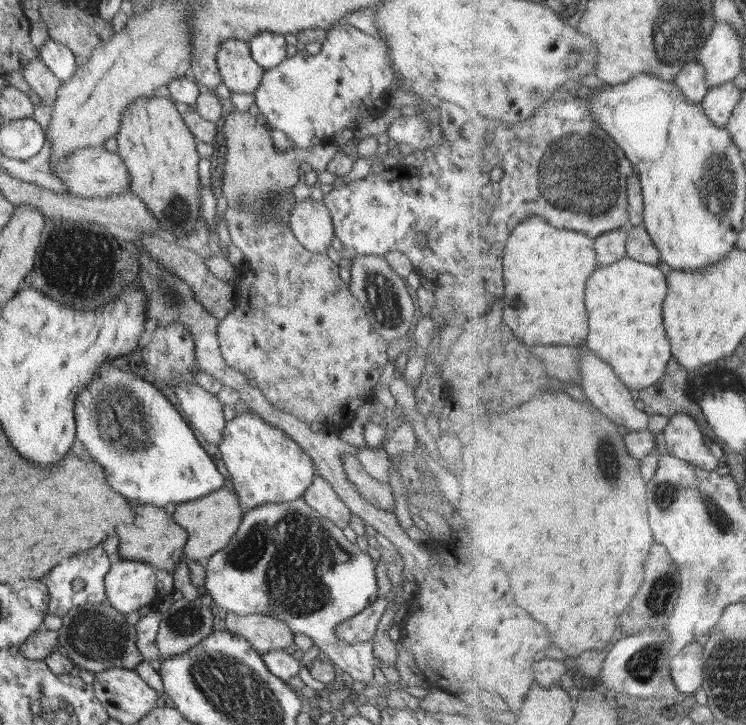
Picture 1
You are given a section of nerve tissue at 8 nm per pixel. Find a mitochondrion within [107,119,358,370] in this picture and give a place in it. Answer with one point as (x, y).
(169, 293)

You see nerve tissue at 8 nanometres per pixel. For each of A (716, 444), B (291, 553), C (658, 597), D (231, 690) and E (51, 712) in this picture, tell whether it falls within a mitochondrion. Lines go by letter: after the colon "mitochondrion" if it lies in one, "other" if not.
A: other
B: mitochondrion
C: mitochondrion
D: mitochondrion
E: mitochondrion

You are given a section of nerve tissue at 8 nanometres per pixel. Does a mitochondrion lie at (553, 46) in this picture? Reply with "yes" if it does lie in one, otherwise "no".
no

